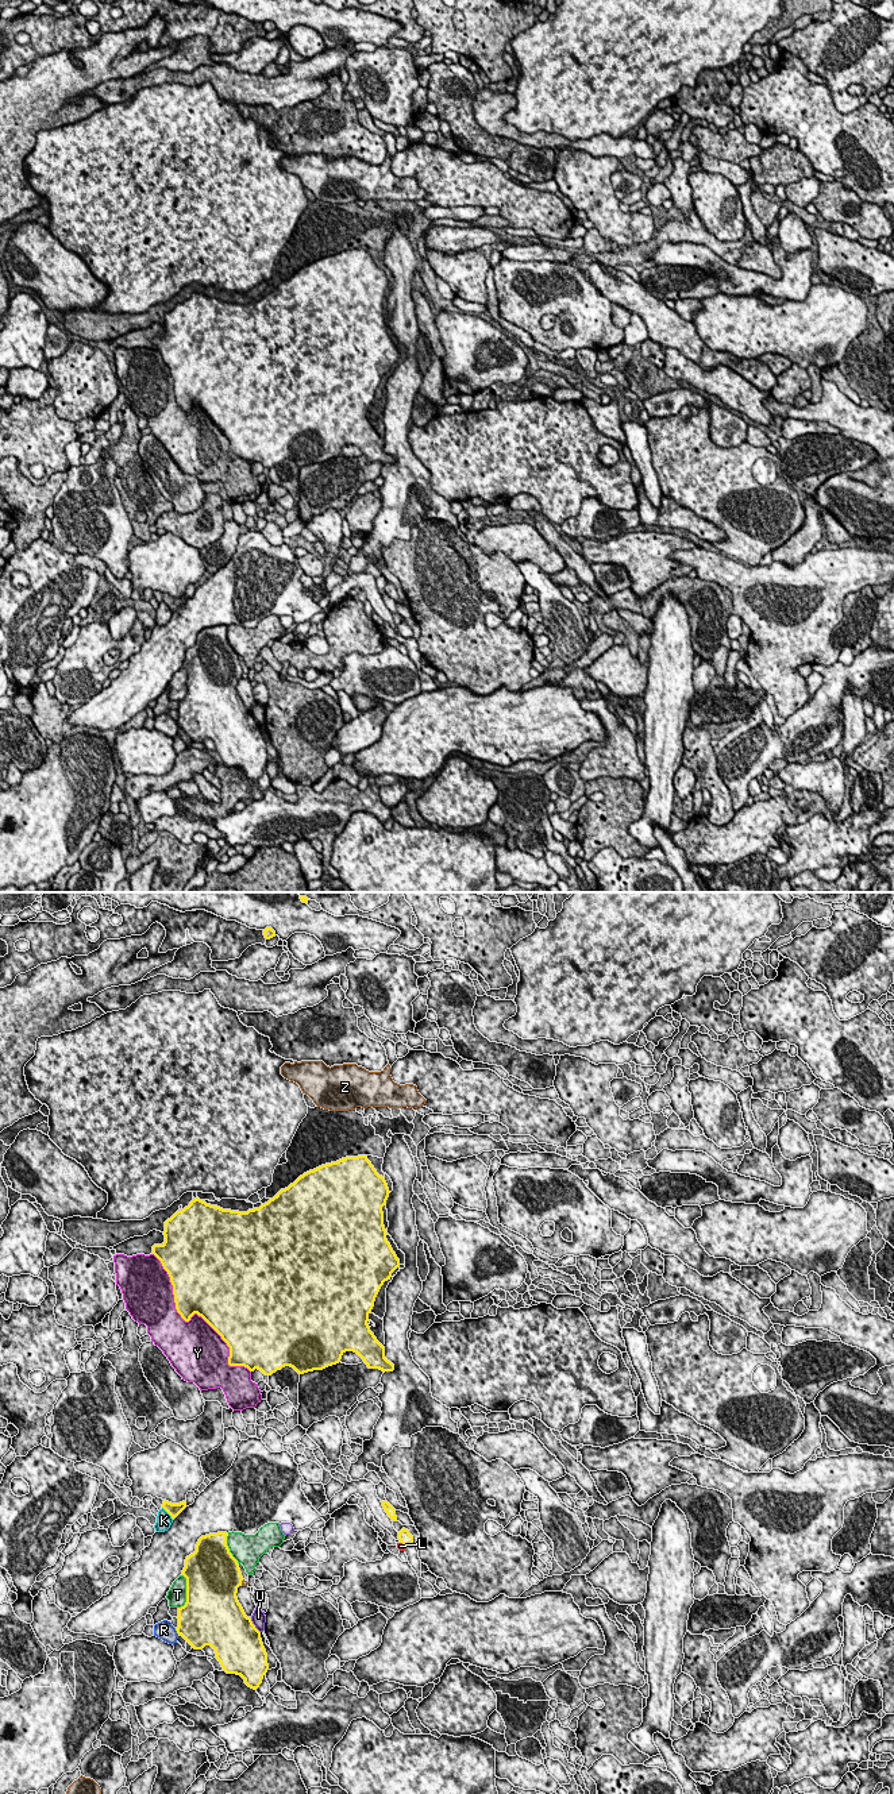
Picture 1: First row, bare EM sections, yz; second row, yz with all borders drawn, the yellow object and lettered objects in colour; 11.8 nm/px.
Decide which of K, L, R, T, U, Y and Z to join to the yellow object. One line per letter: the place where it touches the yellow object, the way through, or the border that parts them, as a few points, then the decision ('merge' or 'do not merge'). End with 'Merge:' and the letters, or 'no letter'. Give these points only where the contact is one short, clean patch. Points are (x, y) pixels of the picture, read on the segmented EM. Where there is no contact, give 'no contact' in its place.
K: meets yellow in yz at (168, 1512); do not merge
L: meets yellow in yz at (403, 1543); border along yz (401, 1542), (404, 1546); do not merge
R: meets yellow in yz at (177, 1632); do not merge
T: meets yellow in yz at (187, 1592); do not merge
U: meets yellow in yz at (254, 1625); do not merge
Y: meets yellow in yz at (193, 1314); do not merge
Z: meets yellow in yz at (241, 1582); do not merge
Merge: no letter

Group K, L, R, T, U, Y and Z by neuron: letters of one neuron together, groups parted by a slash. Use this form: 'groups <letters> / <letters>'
groups K / L / R / T / U / Y / Z

